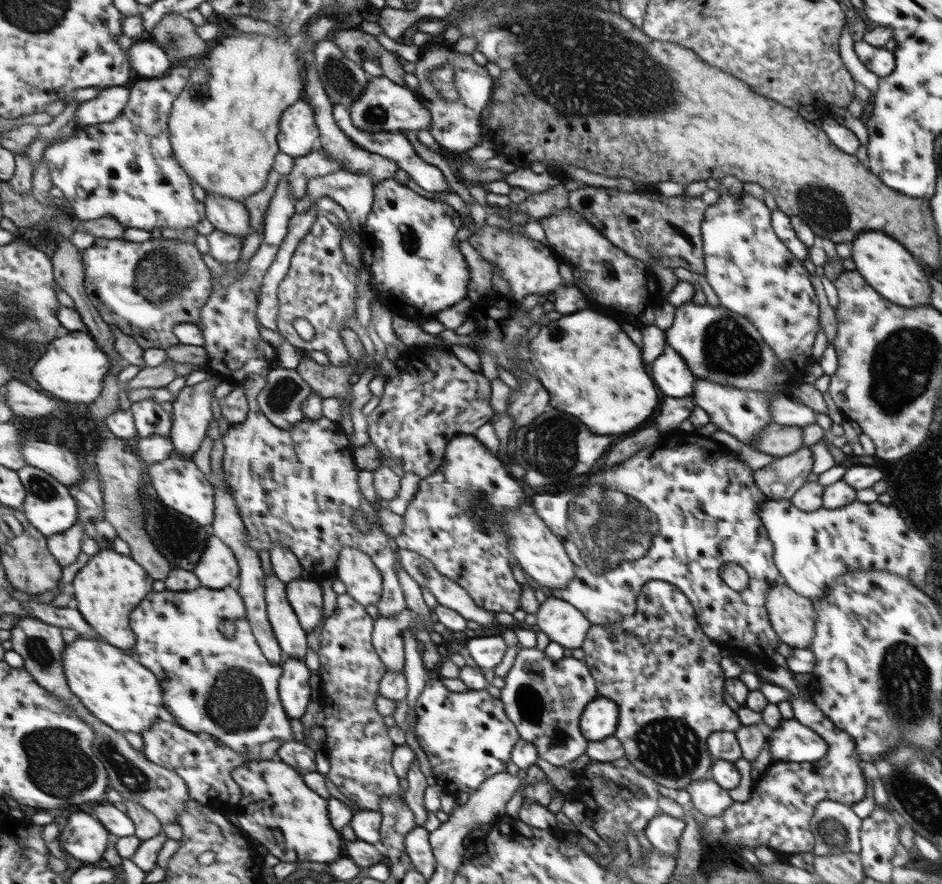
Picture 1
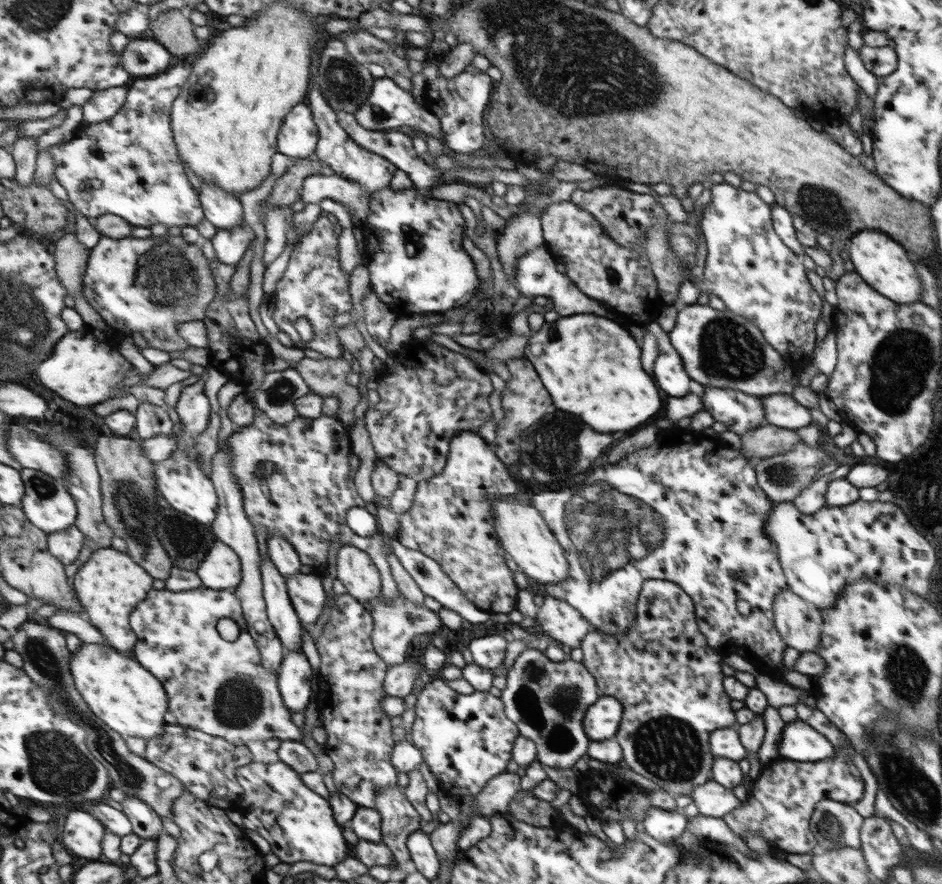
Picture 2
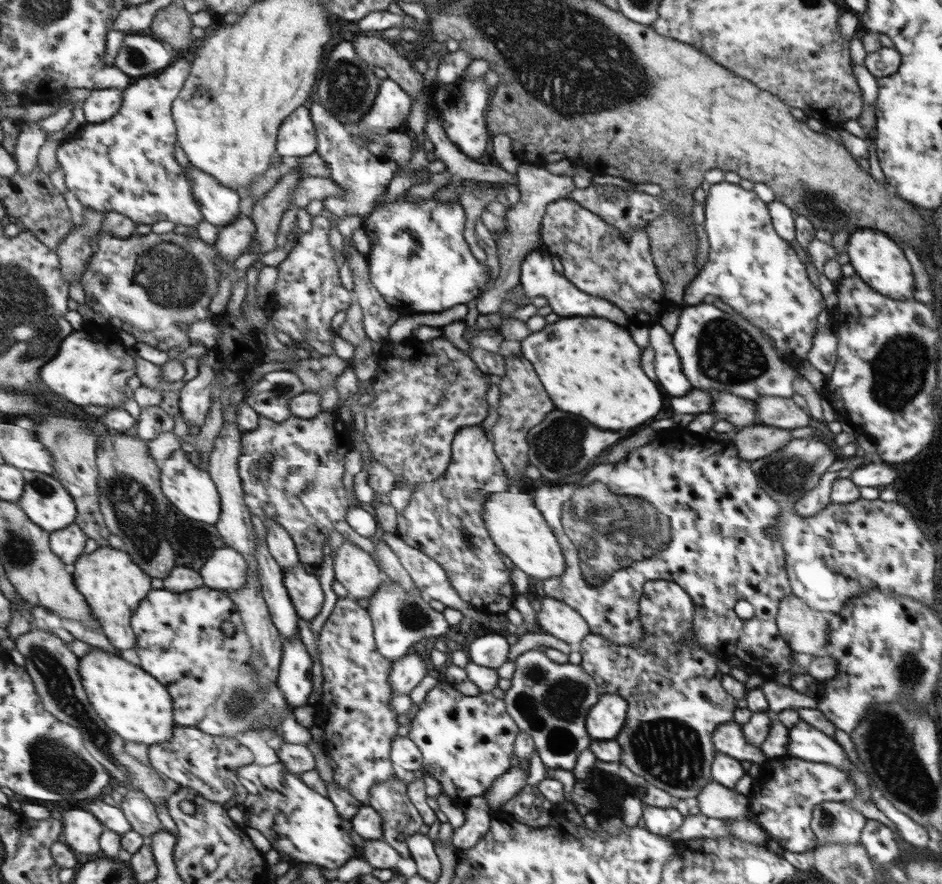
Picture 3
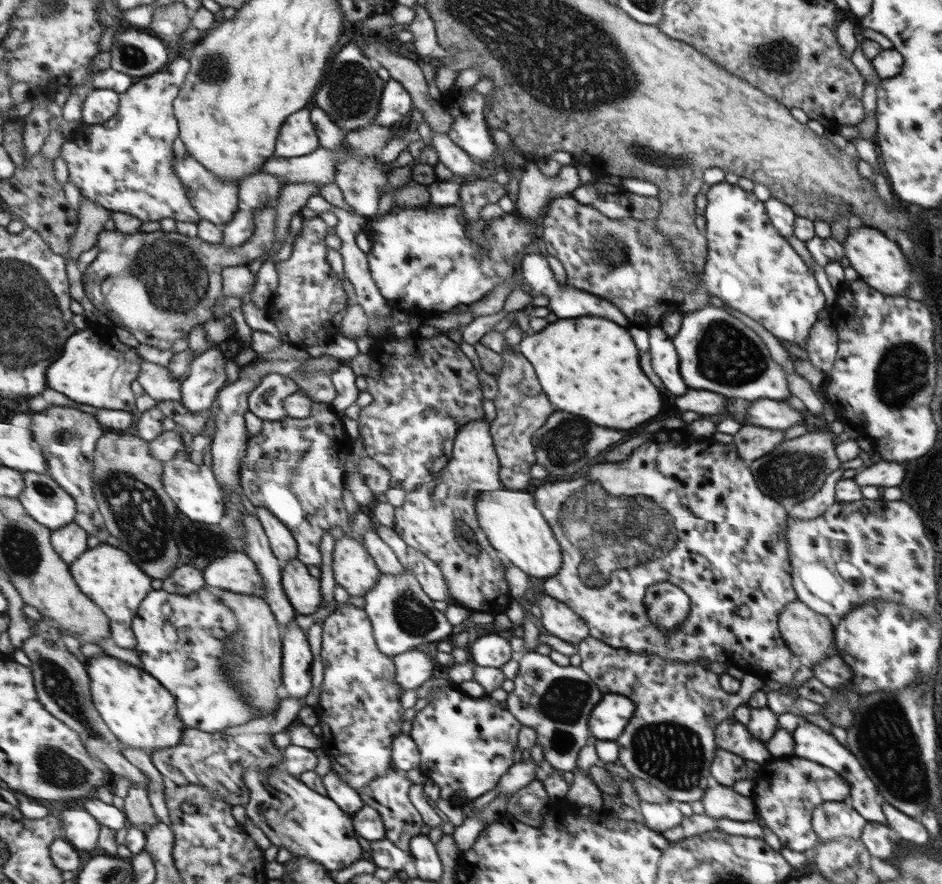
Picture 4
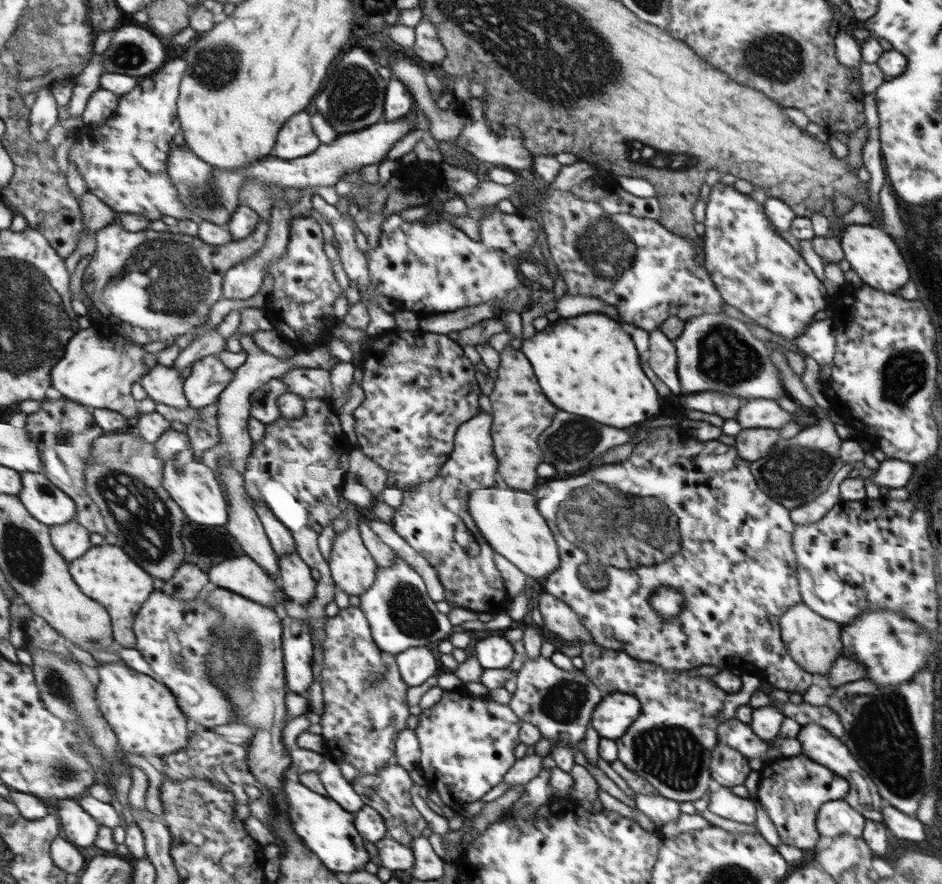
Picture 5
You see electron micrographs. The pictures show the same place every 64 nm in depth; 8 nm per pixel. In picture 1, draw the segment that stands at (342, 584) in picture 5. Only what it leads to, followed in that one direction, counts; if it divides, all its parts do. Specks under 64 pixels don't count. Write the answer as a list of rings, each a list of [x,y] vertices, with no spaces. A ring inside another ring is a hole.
[[[345,547],[340,552],[339,559],[339,578],[346,586],[347,592],[355,597],[359,604],[376,604],[382,594],[382,575],[378,567],[367,556],[367,553],[361,552],[358,548]]]

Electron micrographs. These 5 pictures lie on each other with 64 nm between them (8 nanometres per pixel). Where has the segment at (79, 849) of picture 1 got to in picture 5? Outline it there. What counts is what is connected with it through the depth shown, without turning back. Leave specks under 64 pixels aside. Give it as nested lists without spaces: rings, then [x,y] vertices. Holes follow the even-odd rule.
[[[59,800],[59,816],[66,840],[77,847],[94,846],[99,824],[75,800]]]

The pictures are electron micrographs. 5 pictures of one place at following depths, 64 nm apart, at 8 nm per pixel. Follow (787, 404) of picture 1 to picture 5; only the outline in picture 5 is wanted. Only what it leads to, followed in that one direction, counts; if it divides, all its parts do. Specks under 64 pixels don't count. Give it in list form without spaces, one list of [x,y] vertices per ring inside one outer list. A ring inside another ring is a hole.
[[[744,400],[741,408],[738,408],[737,418],[734,418],[740,428],[770,428],[777,430],[782,424],[791,421],[791,413],[783,411],[774,400]]]

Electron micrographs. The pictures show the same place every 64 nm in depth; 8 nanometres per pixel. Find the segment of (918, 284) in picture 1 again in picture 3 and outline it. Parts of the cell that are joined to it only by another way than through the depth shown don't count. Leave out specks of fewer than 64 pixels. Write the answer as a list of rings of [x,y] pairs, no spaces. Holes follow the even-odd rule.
[[[869,228],[852,229],[843,251],[847,254],[848,263],[851,264],[856,275],[872,289],[876,289],[883,296],[891,297],[893,300],[905,300],[907,296],[911,298],[911,292],[913,292],[911,268],[901,248],[893,240],[889,240],[883,232],[879,230],[871,232]]]

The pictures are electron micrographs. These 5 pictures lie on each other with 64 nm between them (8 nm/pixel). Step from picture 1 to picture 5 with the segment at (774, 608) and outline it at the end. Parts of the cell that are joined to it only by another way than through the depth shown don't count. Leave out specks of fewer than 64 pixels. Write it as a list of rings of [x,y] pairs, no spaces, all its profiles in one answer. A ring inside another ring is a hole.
[[[797,603],[778,620],[785,648],[794,661],[808,674],[828,674],[834,659],[842,654],[841,625],[819,616],[805,603]]]

